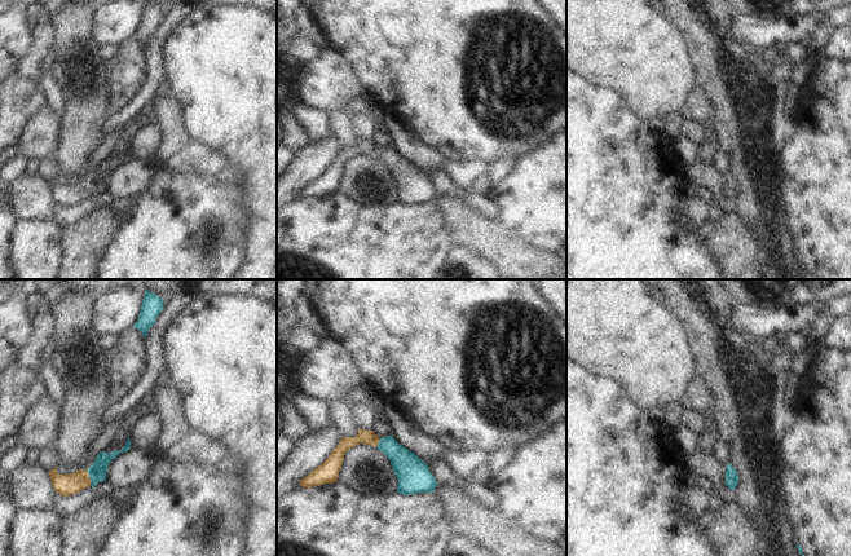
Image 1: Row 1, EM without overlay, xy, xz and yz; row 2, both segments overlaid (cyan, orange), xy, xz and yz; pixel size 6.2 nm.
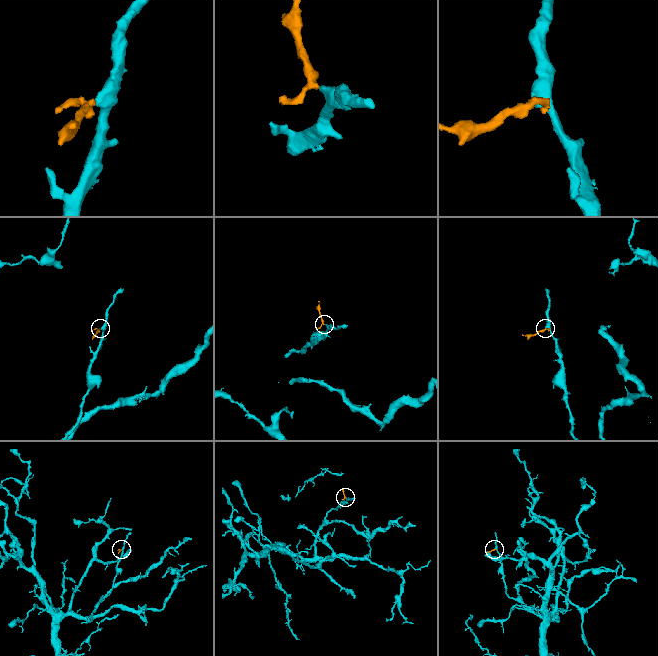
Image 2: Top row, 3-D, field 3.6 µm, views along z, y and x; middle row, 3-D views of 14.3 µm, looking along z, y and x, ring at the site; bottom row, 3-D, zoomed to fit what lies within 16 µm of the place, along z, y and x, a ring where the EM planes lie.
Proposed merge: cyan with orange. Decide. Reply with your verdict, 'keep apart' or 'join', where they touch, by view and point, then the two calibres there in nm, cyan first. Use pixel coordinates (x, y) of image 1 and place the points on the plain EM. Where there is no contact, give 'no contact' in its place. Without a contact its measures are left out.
join; meets cyan in xy at (89, 188); 110 nm thick on the cyan side, 130 nm on the other

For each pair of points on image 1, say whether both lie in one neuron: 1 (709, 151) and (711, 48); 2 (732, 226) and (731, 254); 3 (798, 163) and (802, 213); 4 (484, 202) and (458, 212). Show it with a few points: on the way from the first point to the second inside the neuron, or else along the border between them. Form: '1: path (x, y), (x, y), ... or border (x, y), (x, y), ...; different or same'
1: border (714, 128), (721, 148); different
2: path (731, 233), (731, 247); same
3: path (802, 176), (802, 201); same
4: border (450, 194), (480, 213), (497, 219); different

